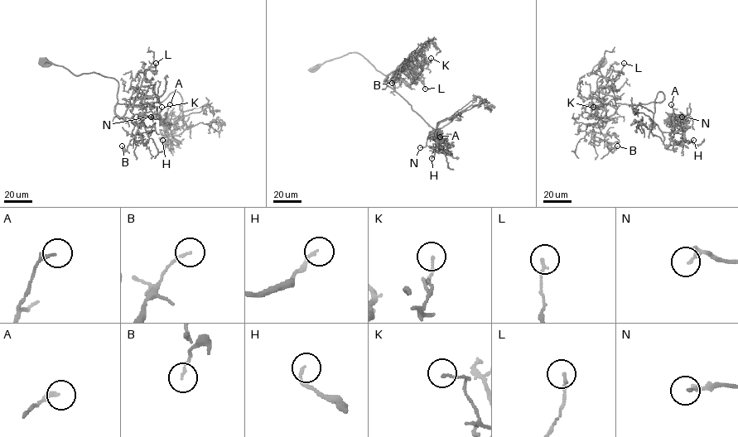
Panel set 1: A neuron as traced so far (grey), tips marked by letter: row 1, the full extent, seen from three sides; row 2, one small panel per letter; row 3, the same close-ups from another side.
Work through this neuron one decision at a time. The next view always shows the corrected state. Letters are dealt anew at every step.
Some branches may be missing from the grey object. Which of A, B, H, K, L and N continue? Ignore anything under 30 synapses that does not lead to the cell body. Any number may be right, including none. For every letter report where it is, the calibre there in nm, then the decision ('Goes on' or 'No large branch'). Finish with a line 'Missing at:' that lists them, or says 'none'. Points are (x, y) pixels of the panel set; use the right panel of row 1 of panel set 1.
A: Place: (671, 104). Thickness 200 nm. No large branch
B: Place: (617, 146). Thickness 100 nm. No large branch
H: Place: (693, 140). Thickness 130 nm. No large branch
K: Place: (593, 107). Thickness 130 nm. No large branch
L: Place: (624, 63). Thickness 130 nm. No large branch
N: Place: (682, 117). Thickness 190 nm. No large branch
Missing at: none

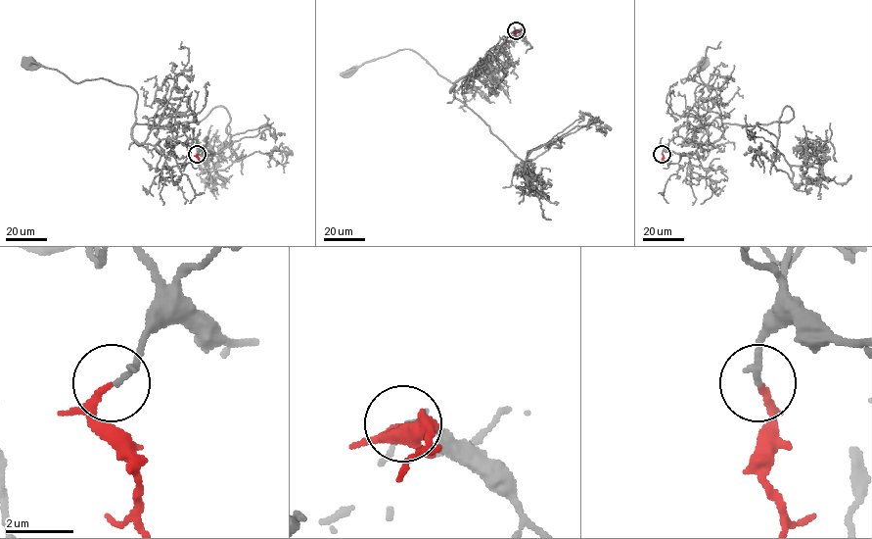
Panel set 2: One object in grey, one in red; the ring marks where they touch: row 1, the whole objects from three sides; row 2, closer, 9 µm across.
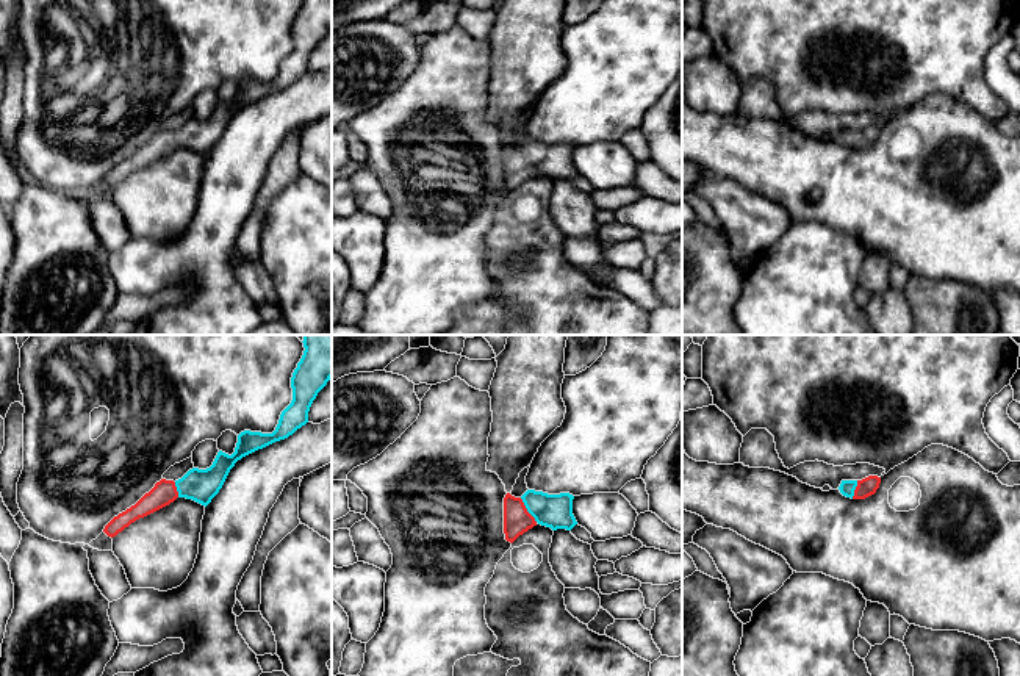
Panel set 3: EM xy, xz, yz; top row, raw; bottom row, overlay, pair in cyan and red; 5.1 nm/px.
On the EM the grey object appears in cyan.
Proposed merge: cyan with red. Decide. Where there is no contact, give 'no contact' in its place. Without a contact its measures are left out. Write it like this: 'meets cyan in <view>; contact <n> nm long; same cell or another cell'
meets cyan in xz; contact 160 nm long; same cell

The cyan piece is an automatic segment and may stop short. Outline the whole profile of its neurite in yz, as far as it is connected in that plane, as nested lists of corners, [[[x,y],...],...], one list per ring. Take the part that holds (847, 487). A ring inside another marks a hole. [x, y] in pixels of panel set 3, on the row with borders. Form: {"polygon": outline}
{"polygon": [[[868,476],[862,480],[842,480],[839,490],[843,496],[851,499],[865,499],[876,493],[881,477]]]}

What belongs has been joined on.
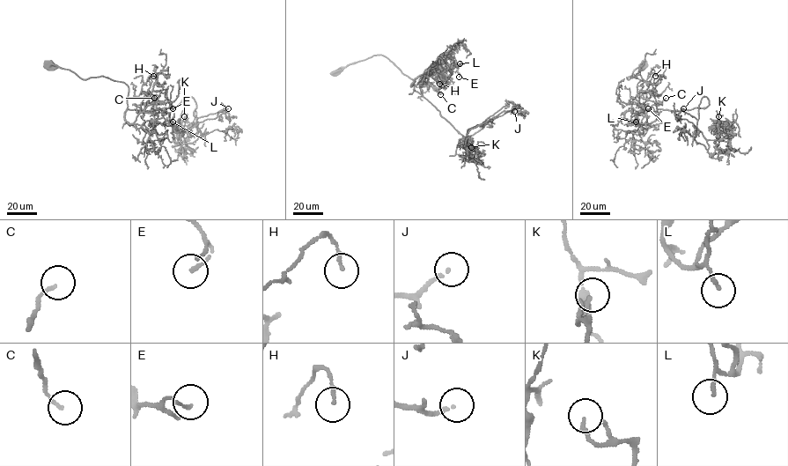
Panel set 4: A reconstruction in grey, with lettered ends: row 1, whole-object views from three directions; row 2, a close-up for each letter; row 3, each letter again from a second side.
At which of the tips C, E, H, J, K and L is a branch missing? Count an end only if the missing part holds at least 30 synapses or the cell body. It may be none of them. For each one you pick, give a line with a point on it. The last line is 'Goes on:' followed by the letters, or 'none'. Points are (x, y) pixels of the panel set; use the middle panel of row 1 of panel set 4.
J: at (514, 111)
Goes on: J

